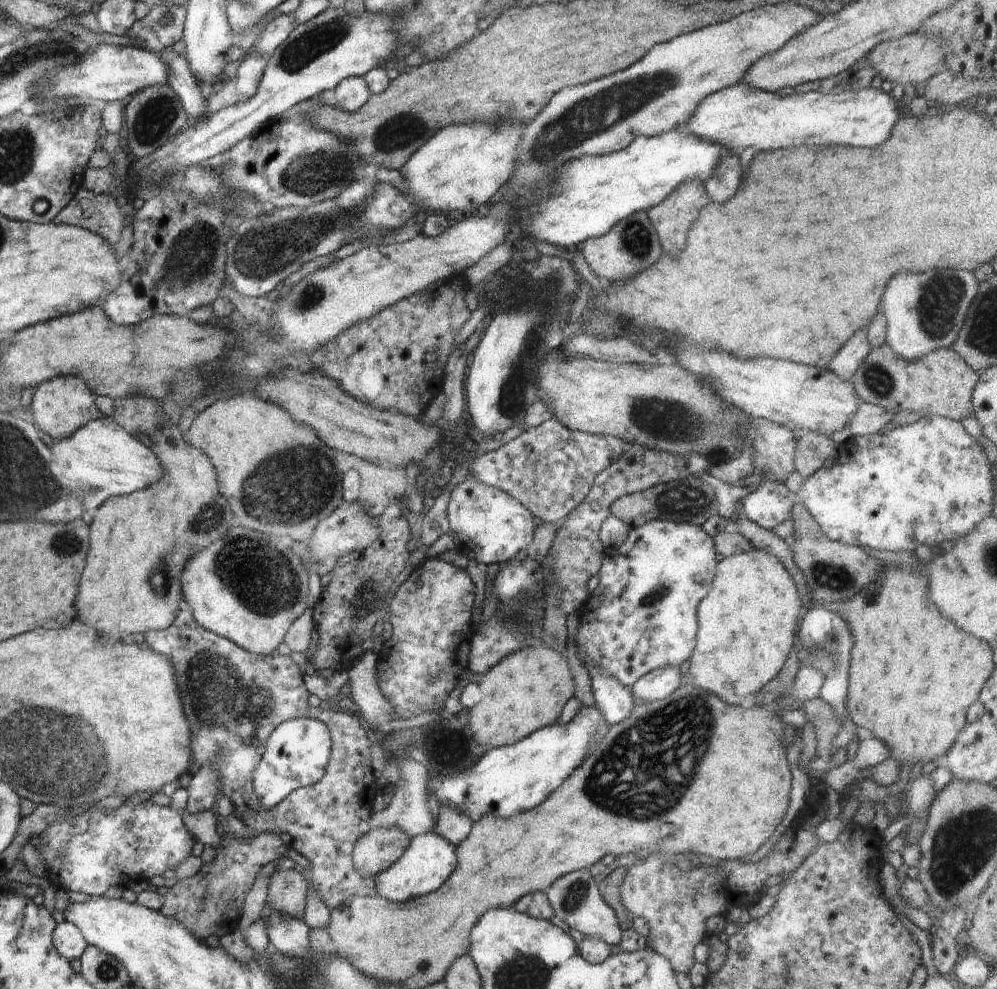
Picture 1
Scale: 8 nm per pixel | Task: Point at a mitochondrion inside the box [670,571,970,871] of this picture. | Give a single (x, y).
(829, 649)

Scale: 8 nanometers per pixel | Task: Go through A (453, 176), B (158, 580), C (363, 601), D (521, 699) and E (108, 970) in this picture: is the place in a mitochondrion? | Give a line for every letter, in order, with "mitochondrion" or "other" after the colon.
A: other
B: mitochondrion
C: mitochondrion
D: other
E: mitochondrion

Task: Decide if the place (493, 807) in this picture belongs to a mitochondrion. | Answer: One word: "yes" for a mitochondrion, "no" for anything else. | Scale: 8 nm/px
no

